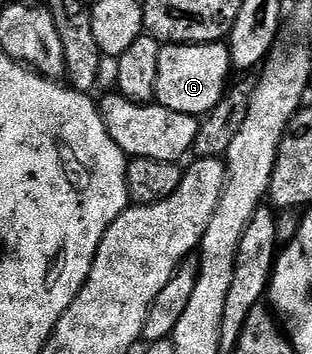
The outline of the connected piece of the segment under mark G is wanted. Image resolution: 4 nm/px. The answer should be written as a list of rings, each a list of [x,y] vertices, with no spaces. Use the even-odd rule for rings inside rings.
[[[206,41],[204,45],[164,44],[157,59],[155,101],[169,107],[169,111],[202,118],[222,100],[232,80],[231,73],[231,51],[223,41]]]

